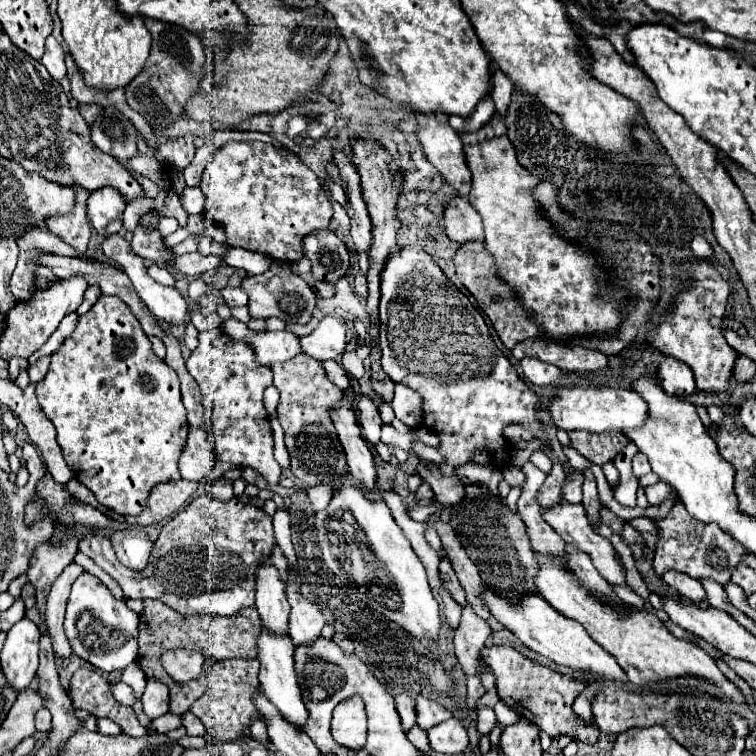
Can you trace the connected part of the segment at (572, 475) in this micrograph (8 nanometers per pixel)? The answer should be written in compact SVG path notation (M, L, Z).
M574 470L574 472L568 472L568 478L566 478L566 484L562 488L564 492L564 498L572 504L580 504L582 502L582 472Z

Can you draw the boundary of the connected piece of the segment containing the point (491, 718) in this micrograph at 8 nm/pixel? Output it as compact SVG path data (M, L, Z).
M480 706L478 708L478 732L480 734L490 734L490 730L494 728L496 724L496 714L492 708L486 708L486 706Z

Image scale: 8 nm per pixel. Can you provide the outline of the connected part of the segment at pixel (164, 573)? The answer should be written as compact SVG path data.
M210 494L192 500L162 526L148 566L142 572L132 572L122 566L106 536L96 534L80 540L80 552L116 578L124 596L142 600L156 598L184 616L234 616L242 608L252 608L256 572L270 560L274 548L272 518L262 508L244 504L238 498L220 502Z

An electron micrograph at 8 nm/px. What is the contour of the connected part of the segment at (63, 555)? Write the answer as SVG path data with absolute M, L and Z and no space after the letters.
M70 538L60 546L52 546L50 542L46 542L32 556L28 578L30 578L30 584L36 588L36 604L42 620L46 618L44 608L46 608L50 586L62 574L64 566L74 560L76 552L78 552L78 540Z

